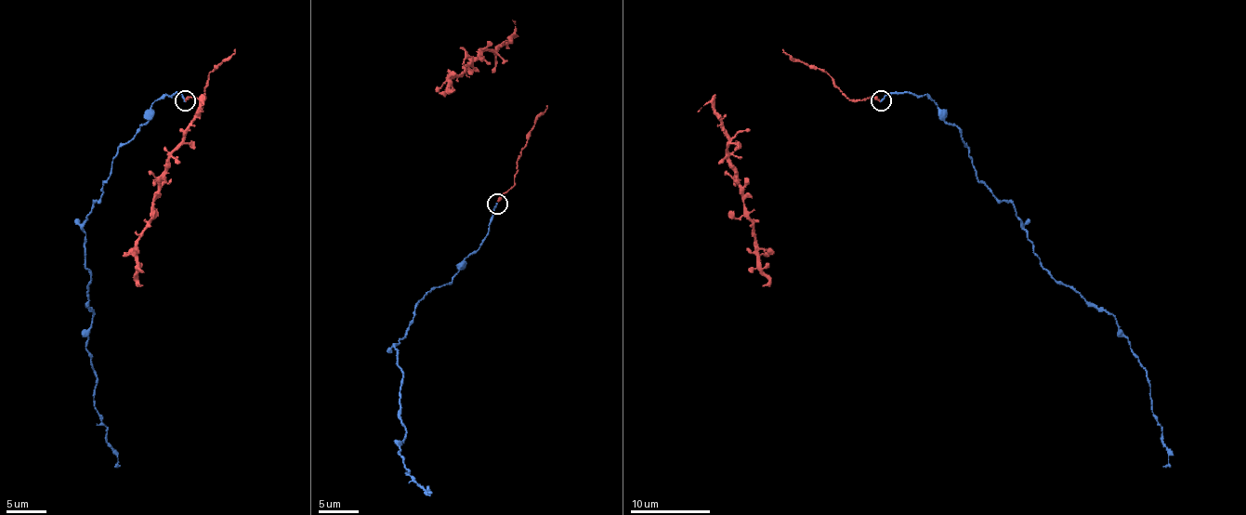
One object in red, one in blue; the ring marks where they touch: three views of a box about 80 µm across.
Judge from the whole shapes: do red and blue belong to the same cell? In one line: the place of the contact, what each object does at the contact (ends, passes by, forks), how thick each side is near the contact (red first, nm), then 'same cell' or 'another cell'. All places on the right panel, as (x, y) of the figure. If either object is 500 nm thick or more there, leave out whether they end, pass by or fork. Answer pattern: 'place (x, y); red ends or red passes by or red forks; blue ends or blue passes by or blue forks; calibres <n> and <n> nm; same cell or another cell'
place (881, 100); red ends; blue ends; calibres 240 and 160 nm; same cell

